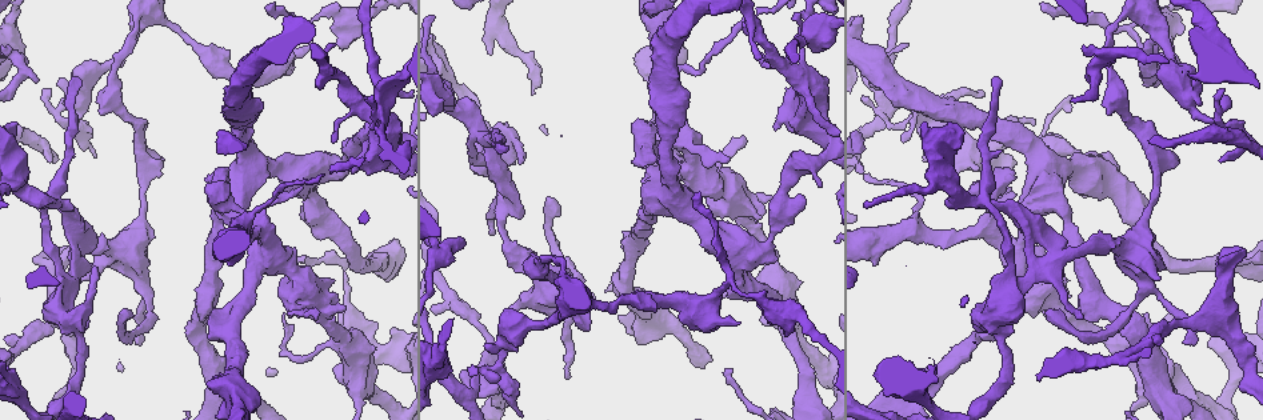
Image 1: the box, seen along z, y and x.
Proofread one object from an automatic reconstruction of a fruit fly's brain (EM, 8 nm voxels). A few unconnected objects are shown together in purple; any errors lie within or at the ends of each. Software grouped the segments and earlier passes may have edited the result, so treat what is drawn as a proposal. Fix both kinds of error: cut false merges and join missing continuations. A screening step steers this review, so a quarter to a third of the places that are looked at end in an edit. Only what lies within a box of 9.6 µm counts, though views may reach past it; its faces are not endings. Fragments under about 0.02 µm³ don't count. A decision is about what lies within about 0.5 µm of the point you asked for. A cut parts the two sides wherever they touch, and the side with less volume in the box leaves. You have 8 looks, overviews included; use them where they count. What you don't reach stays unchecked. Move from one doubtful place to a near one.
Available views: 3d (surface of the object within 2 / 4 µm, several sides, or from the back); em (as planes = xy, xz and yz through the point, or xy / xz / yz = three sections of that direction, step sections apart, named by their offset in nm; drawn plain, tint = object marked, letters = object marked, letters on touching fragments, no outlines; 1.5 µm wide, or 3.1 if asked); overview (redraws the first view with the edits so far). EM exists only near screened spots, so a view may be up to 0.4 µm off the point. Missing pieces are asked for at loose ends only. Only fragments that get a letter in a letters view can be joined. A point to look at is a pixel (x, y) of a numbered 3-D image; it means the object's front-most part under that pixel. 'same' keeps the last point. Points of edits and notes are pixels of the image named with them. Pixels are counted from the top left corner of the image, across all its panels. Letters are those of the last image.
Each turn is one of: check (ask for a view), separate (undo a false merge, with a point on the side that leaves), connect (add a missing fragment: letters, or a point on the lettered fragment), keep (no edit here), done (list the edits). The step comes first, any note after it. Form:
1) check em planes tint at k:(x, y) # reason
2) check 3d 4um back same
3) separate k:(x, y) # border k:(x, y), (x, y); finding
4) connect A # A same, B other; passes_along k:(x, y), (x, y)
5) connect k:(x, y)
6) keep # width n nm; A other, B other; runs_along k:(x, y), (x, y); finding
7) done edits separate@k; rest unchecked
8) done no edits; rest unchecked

check em planes letters at 1:(1160, 270) # free end

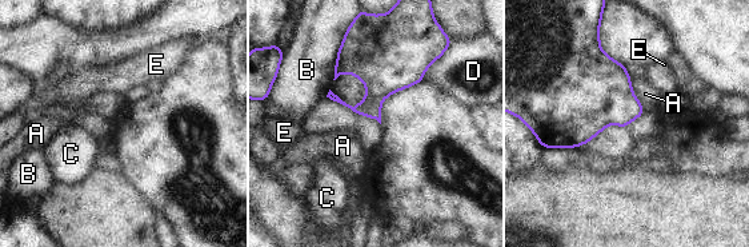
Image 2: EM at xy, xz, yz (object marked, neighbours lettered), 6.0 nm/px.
keep # longest_contact B 320 nm; A other, B other, C other, D other, E other; none of them fits

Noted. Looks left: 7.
check em xz step 4 letters at 1:(137, 342) # branch stops here

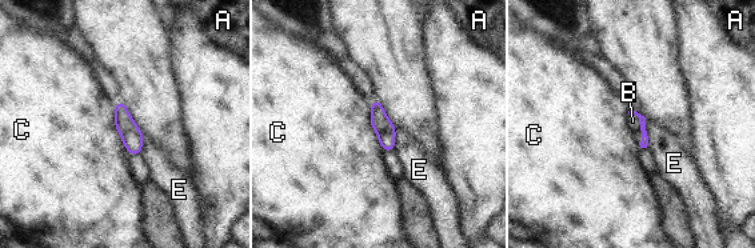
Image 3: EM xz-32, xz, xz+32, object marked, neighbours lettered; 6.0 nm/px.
connect 3:(632, 122) # A other, B same, C other, E other; passes_along 3:(644, 139), (640, 126), (632, 122); it goes on there

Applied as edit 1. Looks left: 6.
check 3d 2um at 1:(506, 152) # an open end

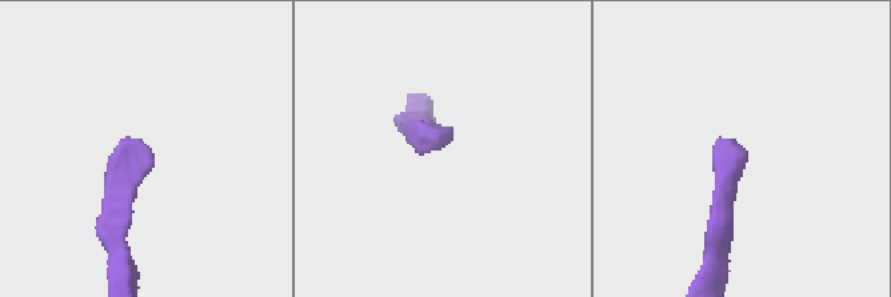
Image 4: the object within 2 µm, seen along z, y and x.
check em xy step 8 tint at 4:(141, 148) # now the EM

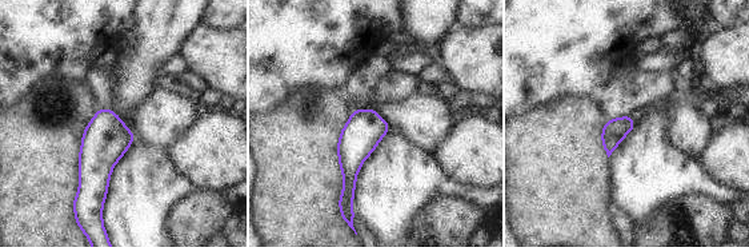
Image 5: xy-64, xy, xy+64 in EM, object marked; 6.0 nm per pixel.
check em planes letters same

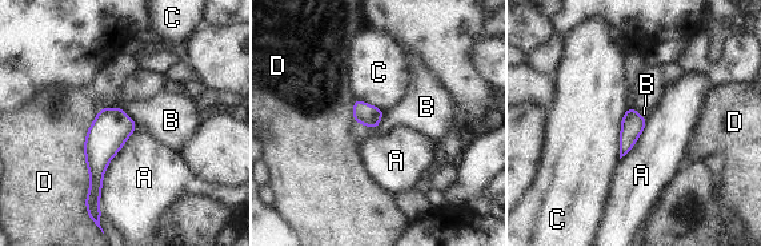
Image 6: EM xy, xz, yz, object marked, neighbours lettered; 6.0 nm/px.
keep # A other, B other, C other, D other; border 6:(121, 108), (137, 127); no lettered fragment goes on from it

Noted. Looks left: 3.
done edits connect@3; rest unchecked

